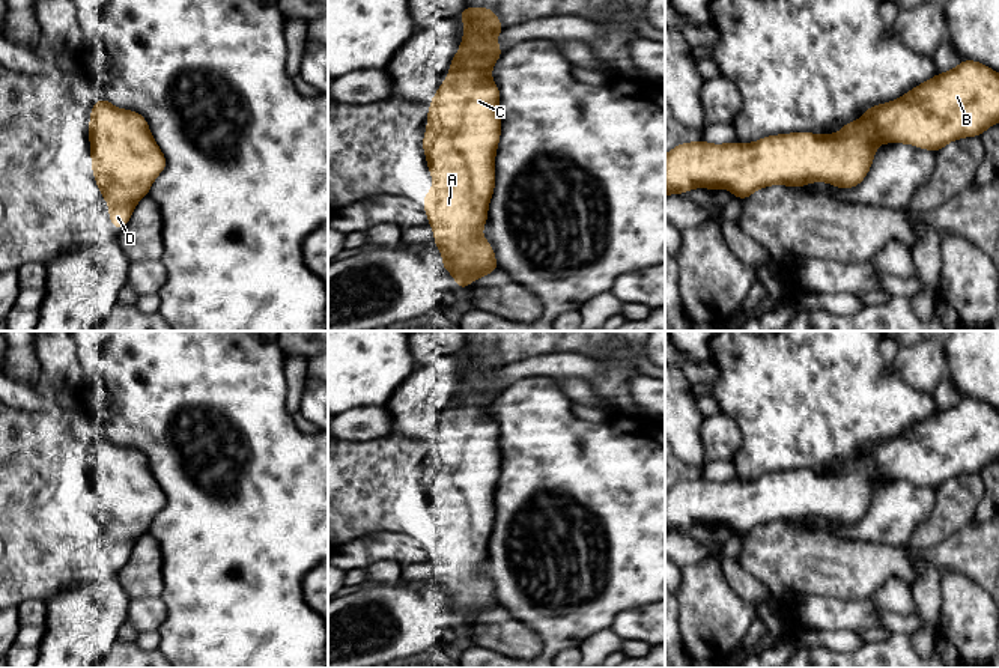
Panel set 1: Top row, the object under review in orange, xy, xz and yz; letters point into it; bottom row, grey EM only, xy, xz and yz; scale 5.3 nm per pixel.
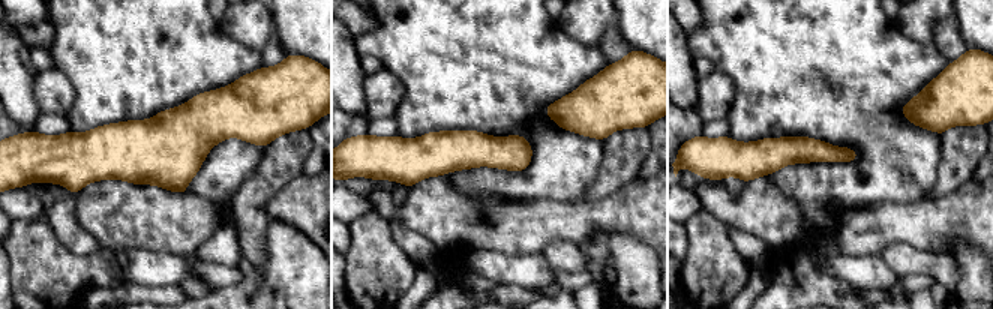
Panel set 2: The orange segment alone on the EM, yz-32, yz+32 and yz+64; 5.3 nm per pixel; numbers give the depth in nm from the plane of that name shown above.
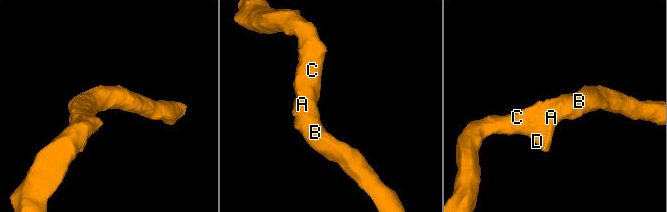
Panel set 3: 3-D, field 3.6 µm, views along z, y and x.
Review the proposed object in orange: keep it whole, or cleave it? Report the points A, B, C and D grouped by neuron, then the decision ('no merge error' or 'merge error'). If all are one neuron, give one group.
A B C D; no merge error

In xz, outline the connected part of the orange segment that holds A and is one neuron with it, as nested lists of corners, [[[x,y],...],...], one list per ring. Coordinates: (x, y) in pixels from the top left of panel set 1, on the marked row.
[[[468,5],[457,15],[465,23],[465,33],[457,54],[451,60],[451,69],[445,83],[439,86],[430,101],[427,129],[423,138],[423,150],[427,155],[427,169],[433,176],[435,187],[427,191],[423,209],[427,212],[429,224],[435,232],[436,245],[444,259],[442,266],[456,278],[457,290],[468,287],[471,281],[500,269],[493,248],[483,238],[481,229],[487,220],[487,206],[495,188],[493,159],[501,134],[500,89],[490,78],[490,71],[503,50],[496,45],[496,35],[504,30],[504,24],[489,8],[471,9]]]

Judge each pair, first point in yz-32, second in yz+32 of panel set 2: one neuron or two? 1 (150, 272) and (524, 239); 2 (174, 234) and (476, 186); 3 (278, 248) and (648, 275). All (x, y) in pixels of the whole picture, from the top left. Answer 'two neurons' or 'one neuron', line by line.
1: two neurons
2: two neurons
3: one neuron

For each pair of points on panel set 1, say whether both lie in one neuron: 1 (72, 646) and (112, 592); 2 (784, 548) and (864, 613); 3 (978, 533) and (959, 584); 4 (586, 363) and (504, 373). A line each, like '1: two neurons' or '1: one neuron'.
1: one neuron
2: two neurons
3: two neurons
4: one neuron

